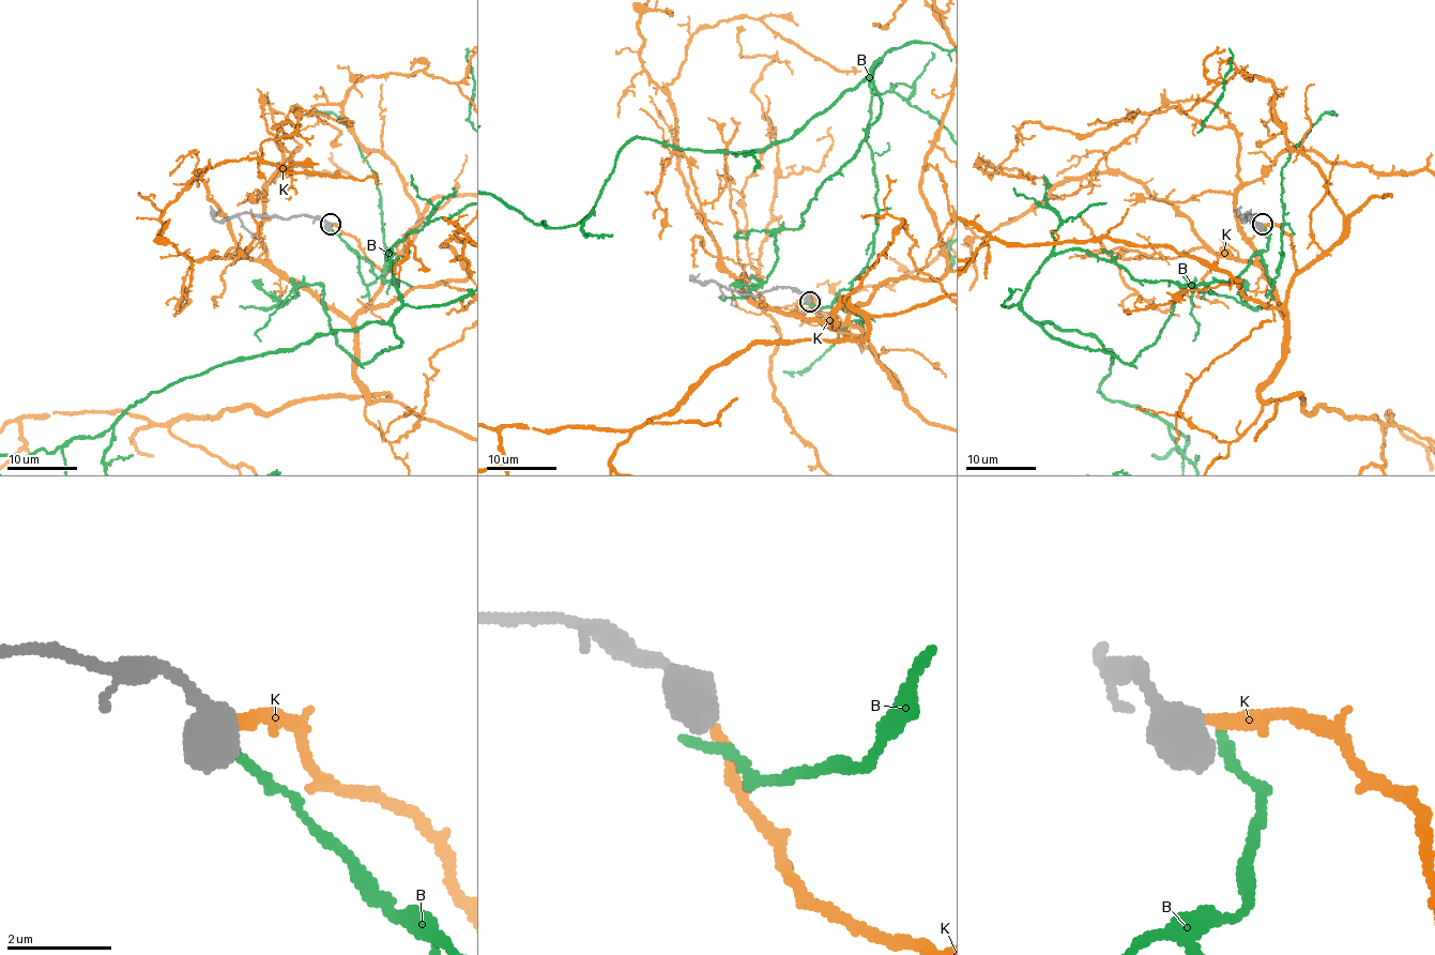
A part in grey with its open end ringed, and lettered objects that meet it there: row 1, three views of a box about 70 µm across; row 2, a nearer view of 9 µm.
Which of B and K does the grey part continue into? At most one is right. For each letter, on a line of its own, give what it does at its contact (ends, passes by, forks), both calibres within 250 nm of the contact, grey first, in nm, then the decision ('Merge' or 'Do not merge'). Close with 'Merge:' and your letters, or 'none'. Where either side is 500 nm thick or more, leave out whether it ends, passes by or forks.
B: Thickness 650 nm (grey) against 220 nm. Do not merge
K: It ends there. Thickness 480 nm (grey) against 200 nm. Merge
Merge: K

